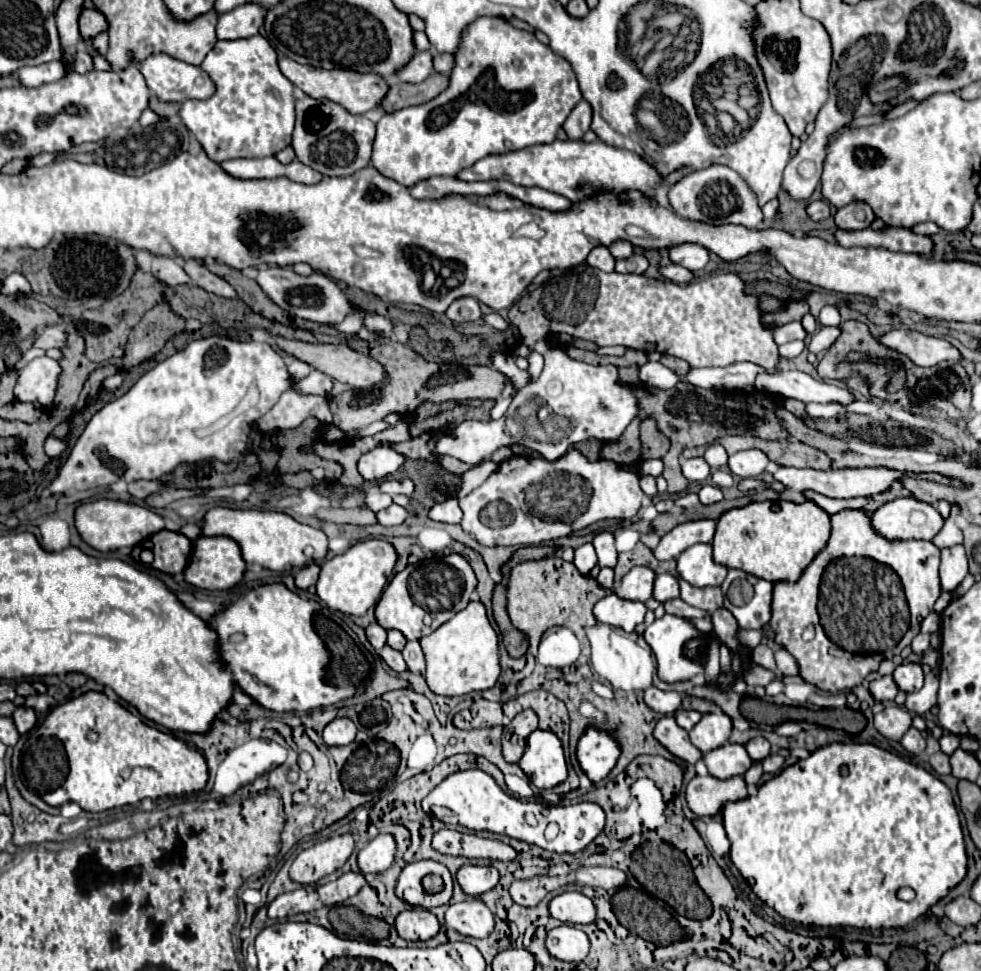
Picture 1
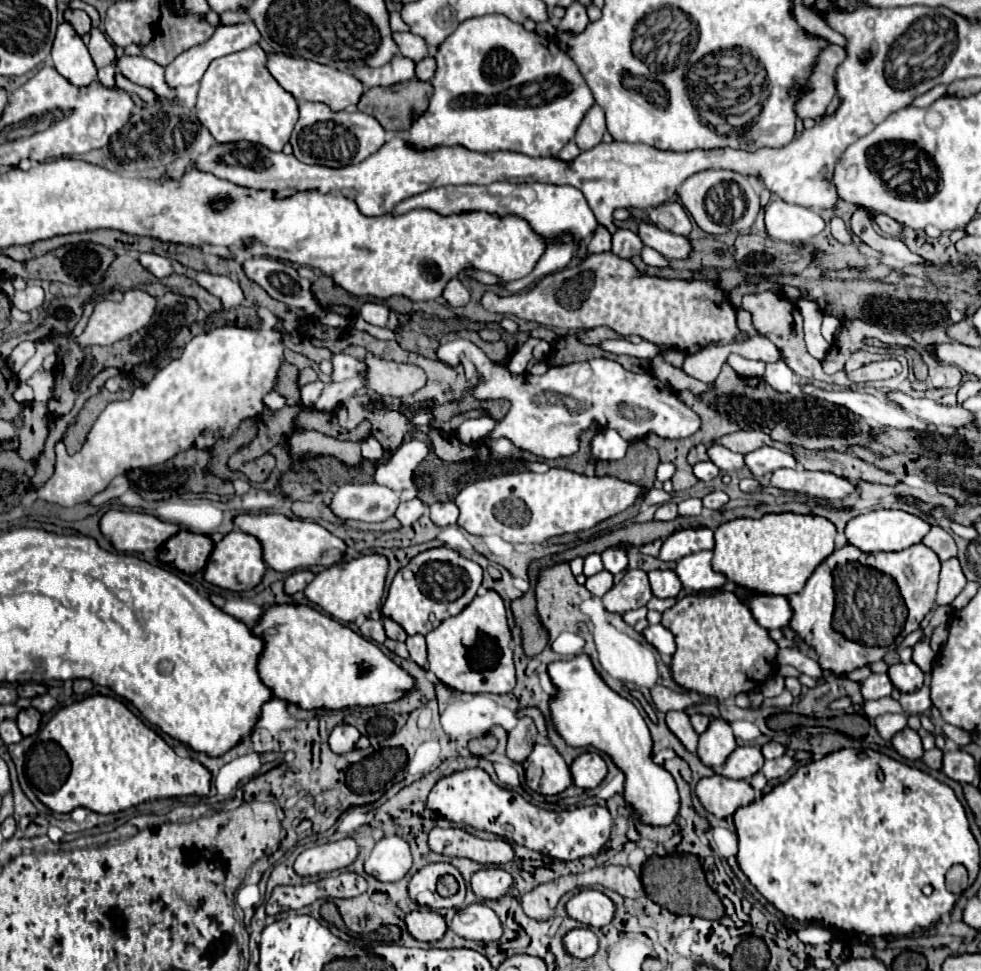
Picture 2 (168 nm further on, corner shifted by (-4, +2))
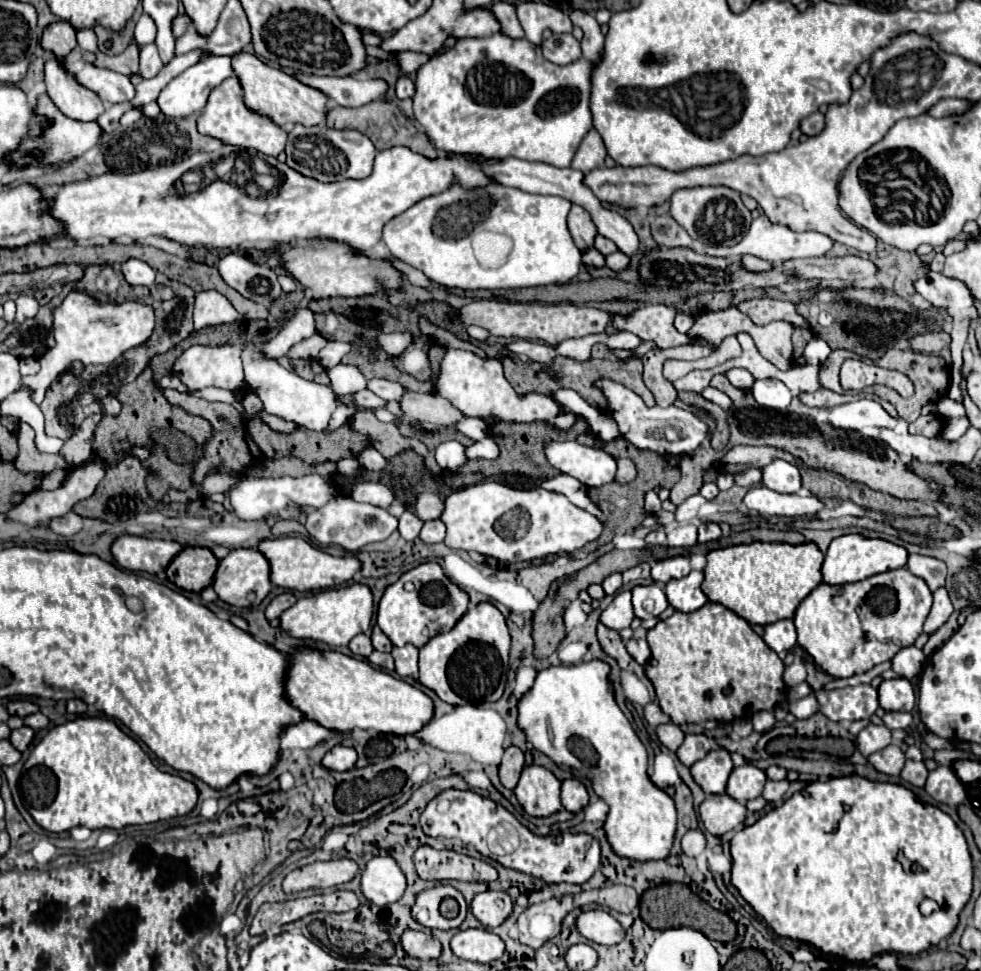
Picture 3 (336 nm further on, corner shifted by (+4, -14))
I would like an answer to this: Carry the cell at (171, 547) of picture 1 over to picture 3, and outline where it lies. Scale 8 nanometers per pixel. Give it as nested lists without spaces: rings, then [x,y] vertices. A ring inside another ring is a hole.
[[[183,548],[167,566],[167,578],[189,592],[201,592],[213,580],[217,558],[207,548]]]

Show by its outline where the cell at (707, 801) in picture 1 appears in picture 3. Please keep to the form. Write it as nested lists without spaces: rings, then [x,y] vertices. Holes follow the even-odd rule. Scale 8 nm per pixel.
[[[711,794],[699,806],[699,816],[713,836],[723,836],[745,824],[745,804],[733,800],[727,794]]]

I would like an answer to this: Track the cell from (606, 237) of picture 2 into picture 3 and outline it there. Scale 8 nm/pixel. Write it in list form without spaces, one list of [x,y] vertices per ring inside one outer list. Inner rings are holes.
[[[573,204],[573,206],[571,206],[571,212],[569,212],[567,224],[569,224],[569,232],[571,232],[575,244],[577,244],[577,248],[579,248],[581,252],[593,248],[595,236],[597,236],[599,232],[597,232],[597,226],[595,226],[591,214],[589,214],[585,208],[581,208],[579,204]]]

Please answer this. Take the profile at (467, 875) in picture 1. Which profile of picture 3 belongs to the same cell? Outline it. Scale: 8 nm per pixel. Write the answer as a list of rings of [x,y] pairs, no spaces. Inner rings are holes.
[[[487,890],[475,894],[471,902],[471,912],[473,916],[487,928],[499,926],[513,910],[513,902],[507,892],[503,890]]]

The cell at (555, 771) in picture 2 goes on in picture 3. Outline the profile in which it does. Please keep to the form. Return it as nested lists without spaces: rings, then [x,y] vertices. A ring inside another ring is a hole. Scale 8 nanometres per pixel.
[[[525,766],[519,784],[515,786],[515,796],[519,804],[531,816],[549,816],[559,812],[559,786],[561,782],[543,766]]]

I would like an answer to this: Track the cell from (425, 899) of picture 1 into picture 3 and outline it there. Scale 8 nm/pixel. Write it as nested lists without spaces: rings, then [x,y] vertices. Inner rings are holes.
[[[439,884],[435,888],[429,888],[429,890],[423,890],[417,894],[415,898],[415,904],[411,908],[411,916],[415,922],[423,924],[425,928],[439,928],[439,930],[451,930],[451,928],[457,928],[461,922],[466,918],[469,906],[461,896],[461,892],[457,892],[453,886],[449,884]],[[443,898],[454,898],[459,904],[459,913],[453,920],[447,920],[441,916],[439,912],[439,902]]]

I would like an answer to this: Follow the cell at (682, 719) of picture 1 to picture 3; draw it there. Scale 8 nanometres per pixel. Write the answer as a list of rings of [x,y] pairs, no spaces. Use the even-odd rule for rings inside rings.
[[[687,734],[685,742],[677,750],[677,756],[685,766],[691,766],[693,762],[701,760],[709,750],[711,750],[711,742],[705,734]]]

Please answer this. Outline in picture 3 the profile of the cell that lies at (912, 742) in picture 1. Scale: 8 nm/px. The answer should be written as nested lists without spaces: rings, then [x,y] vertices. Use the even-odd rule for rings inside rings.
[[[889,744],[881,752],[875,752],[869,756],[869,762],[877,772],[889,774],[889,776],[899,776],[903,766],[905,766],[905,752],[897,744]]]

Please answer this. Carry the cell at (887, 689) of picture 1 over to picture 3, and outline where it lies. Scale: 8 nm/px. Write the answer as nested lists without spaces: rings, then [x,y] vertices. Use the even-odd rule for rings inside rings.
[[[871,684],[845,686],[841,690],[817,690],[815,692],[821,712],[835,722],[853,722],[859,718],[871,718],[879,708],[877,690]]]

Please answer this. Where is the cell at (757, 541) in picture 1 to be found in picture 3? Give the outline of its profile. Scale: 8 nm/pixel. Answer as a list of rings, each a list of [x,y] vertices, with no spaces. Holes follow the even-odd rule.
[[[751,542],[751,544],[737,544],[727,548],[717,548],[707,554],[705,566],[705,580],[703,592],[711,602],[719,602],[725,608],[733,610],[737,616],[745,618],[749,624],[771,624],[781,618],[793,618],[795,608],[799,602],[823,580],[821,566],[823,566],[823,552],[817,548],[815,542],[805,544],[785,544],[785,542]]]

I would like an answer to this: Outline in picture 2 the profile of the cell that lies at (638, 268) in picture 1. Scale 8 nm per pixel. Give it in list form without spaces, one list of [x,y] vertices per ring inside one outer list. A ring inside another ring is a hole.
[[[617,228],[615,234],[613,234],[613,244],[611,244],[611,250],[621,256],[621,258],[631,258],[635,254],[639,254],[643,242],[639,240],[639,236],[627,228]]]

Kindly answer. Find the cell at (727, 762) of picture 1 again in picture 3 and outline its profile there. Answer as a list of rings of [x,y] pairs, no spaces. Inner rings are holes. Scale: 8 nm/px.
[[[753,764],[737,766],[737,768],[733,768],[733,772],[727,780],[727,794],[739,802],[747,802],[761,794],[765,780],[767,780],[765,772],[759,770],[757,766],[753,766]]]

